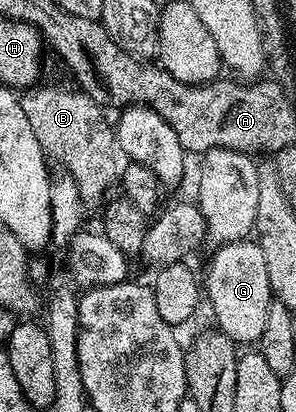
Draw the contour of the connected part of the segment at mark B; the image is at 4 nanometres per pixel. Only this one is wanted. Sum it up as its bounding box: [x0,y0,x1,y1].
[20,84,131,206]

